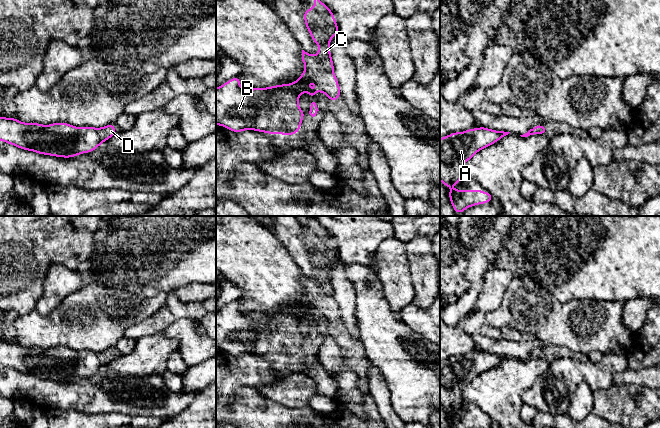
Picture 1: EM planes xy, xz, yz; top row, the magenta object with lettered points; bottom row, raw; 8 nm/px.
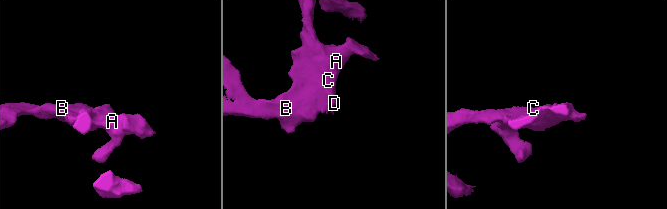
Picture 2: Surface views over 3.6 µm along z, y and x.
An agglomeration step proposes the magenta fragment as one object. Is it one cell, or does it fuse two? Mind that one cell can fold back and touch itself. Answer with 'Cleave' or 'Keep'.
Keep

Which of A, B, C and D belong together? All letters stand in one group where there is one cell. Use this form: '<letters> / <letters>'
A B C D

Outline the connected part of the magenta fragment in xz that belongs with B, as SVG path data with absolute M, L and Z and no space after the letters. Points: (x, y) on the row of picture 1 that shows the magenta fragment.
M314 0L312 9L304 9L304 22L311 39L319 45L317 50L320 53L311 55L302 50L302 61L306 69L300 77L293 83L249 90L241 87L239 76L230 79L216 88L216 125L226 127L235 133L254 130L268 134L294 135L300 131L305 115L298 105L298 99L303 92L307 91L308 96L313 99L316 93L321 91L328 96L330 102L335 102L341 96L329 49L333 36L339 34L334 14L320 0Z

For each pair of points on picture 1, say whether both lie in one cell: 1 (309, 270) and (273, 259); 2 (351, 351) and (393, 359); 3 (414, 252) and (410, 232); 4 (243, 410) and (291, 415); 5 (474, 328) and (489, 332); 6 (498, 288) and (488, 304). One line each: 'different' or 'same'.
1: different
2: different
3: different
4: same
5: same
6: same

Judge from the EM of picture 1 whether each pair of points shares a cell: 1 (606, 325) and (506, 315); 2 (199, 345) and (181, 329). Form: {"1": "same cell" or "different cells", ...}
{"1": "same cell", "2": "same cell"}

